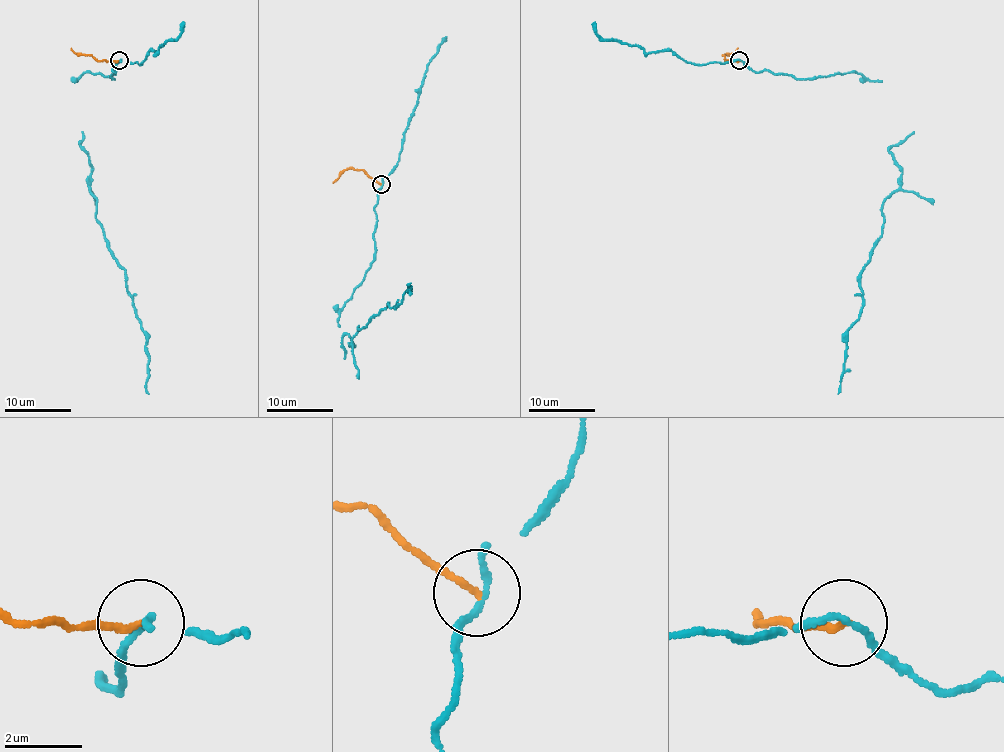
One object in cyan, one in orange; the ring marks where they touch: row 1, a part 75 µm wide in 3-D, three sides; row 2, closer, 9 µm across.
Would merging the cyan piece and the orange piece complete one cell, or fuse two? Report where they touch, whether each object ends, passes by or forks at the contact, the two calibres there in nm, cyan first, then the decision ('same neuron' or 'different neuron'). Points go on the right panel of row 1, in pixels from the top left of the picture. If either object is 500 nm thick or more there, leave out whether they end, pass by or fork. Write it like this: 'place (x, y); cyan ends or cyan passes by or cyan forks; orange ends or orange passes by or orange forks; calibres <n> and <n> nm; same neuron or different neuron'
place (739, 60); cyan passes by; orange ends; calibres 150 and 170 nm; different neuron

